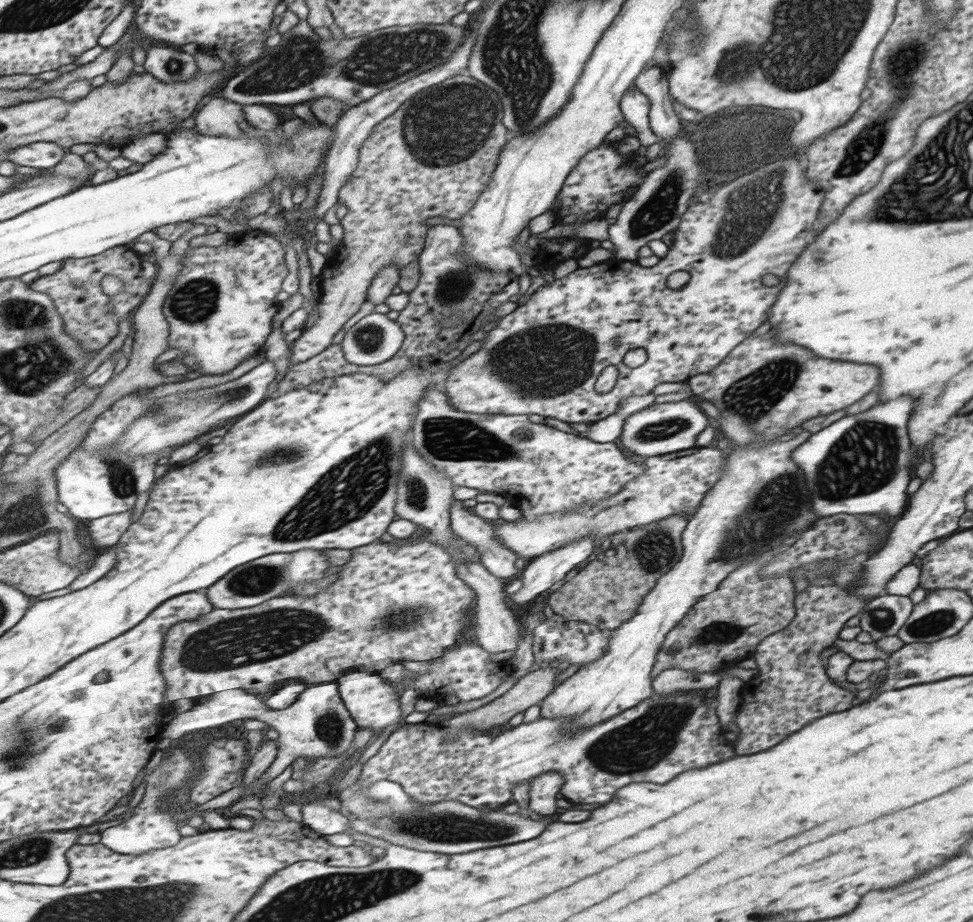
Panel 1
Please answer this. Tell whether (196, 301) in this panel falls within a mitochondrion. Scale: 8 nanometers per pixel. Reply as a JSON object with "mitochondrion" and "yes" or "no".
{"mitochondrion":"yes"}

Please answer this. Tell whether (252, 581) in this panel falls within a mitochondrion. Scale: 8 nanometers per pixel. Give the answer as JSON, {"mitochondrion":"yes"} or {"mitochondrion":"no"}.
{"mitochondrion":"yes"}

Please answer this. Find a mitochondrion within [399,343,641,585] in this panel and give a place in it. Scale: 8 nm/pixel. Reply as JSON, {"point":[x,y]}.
{"point":[449,439]}

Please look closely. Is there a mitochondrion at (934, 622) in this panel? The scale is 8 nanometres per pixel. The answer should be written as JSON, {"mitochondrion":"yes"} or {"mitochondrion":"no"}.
{"mitochondrion":"yes"}

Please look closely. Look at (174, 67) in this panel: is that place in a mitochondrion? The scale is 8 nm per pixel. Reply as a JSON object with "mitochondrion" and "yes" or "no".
{"mitochondrion":"yes"}

